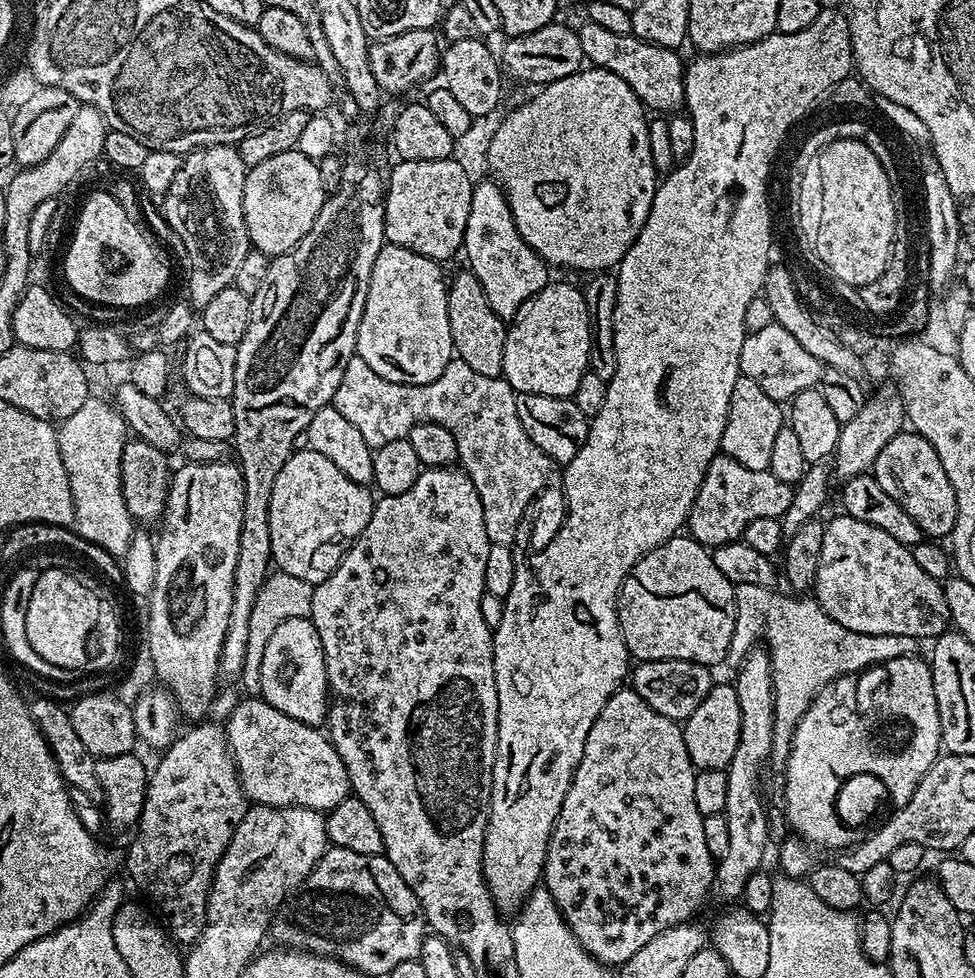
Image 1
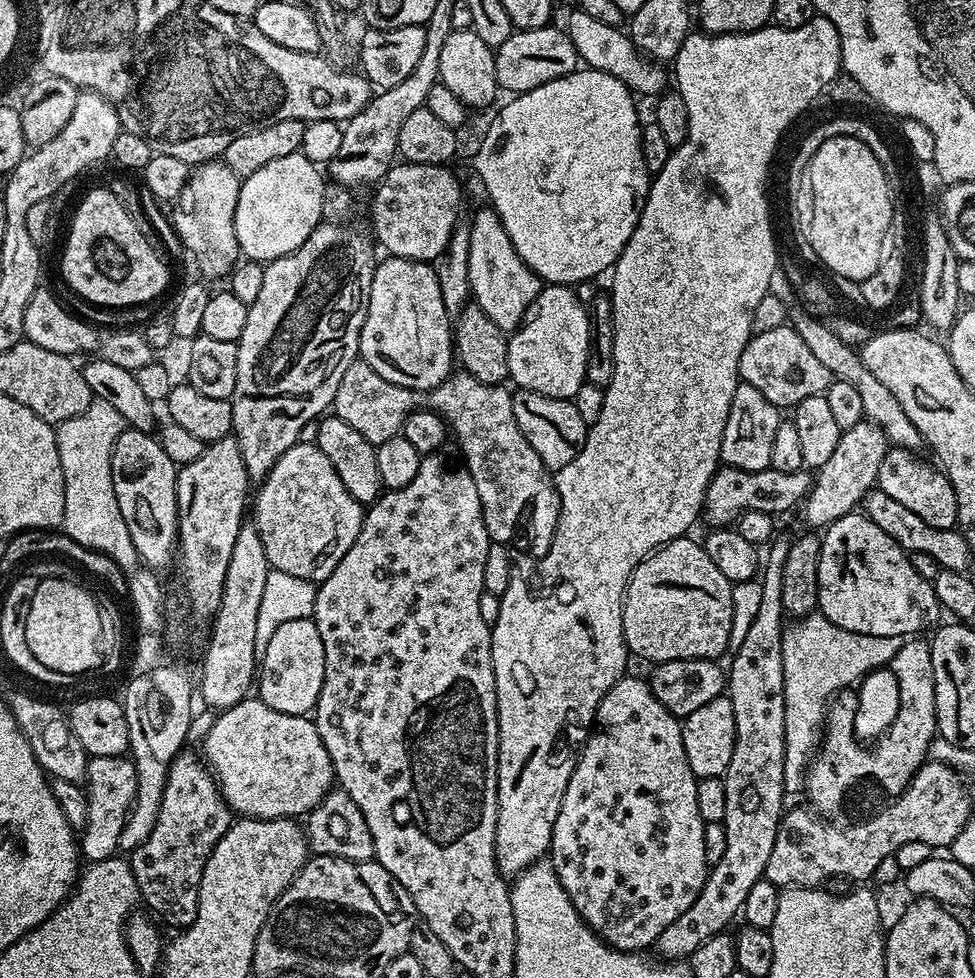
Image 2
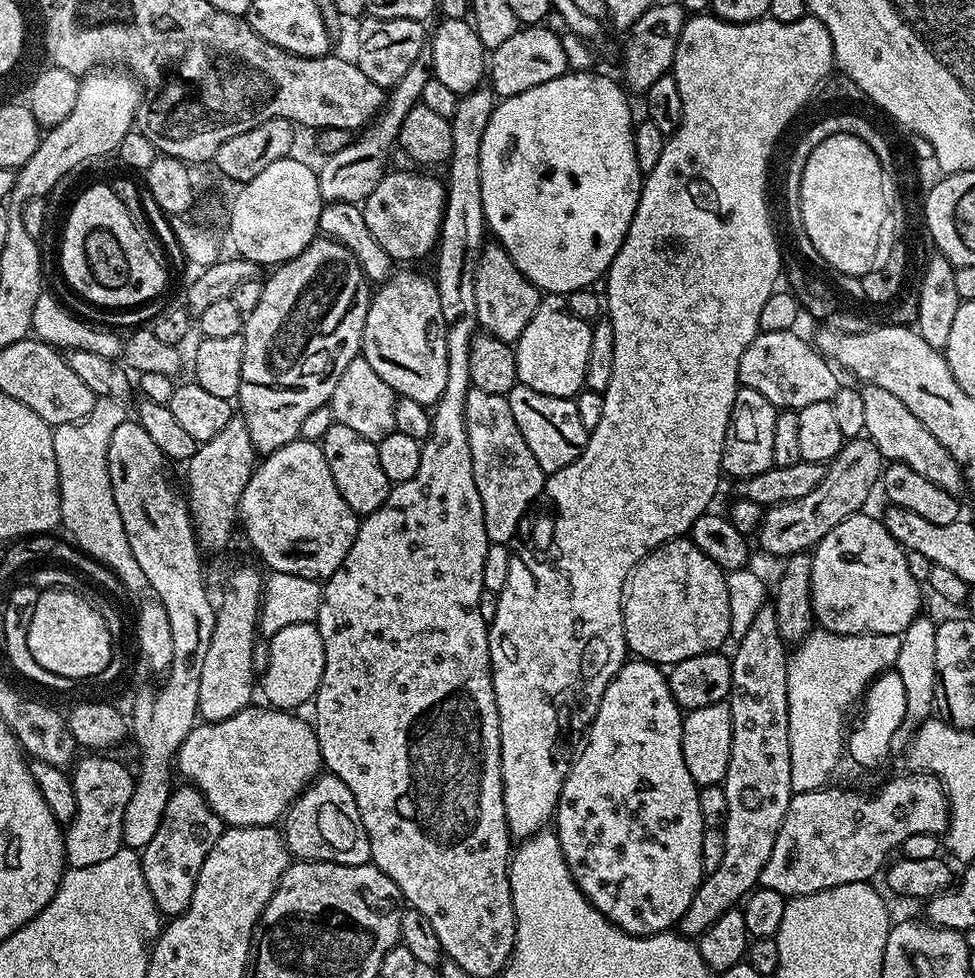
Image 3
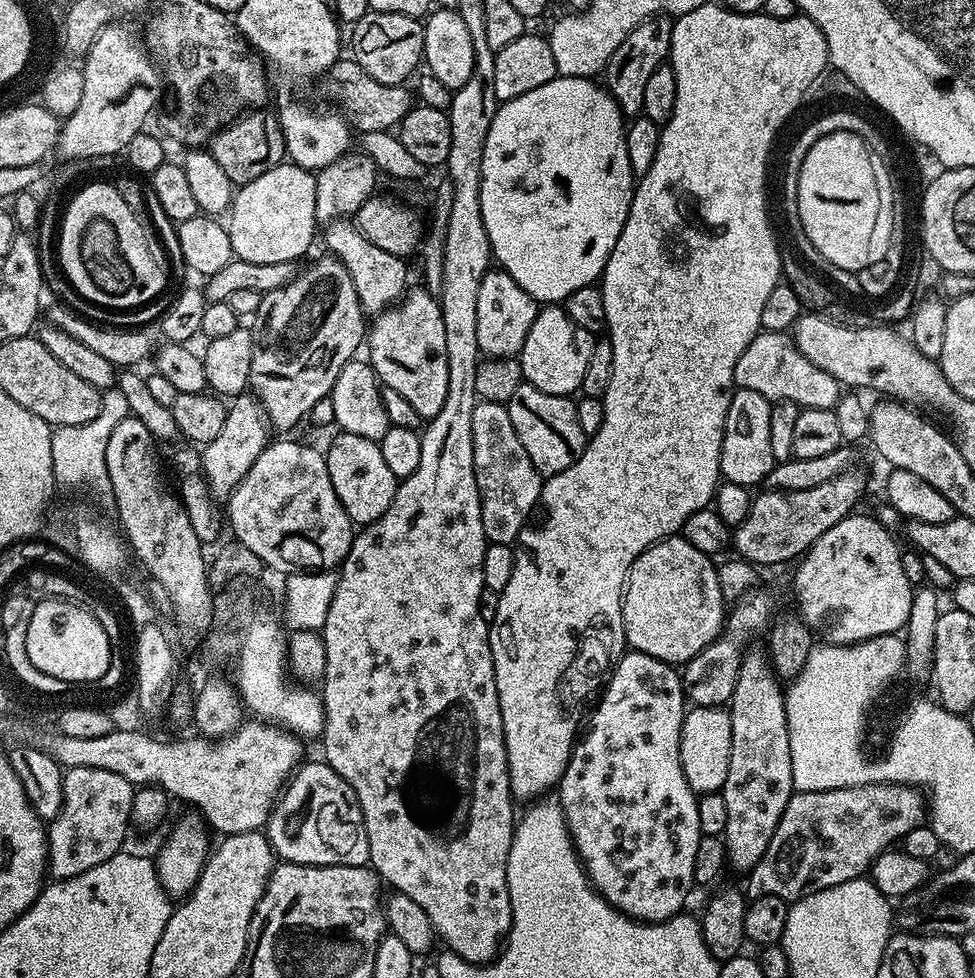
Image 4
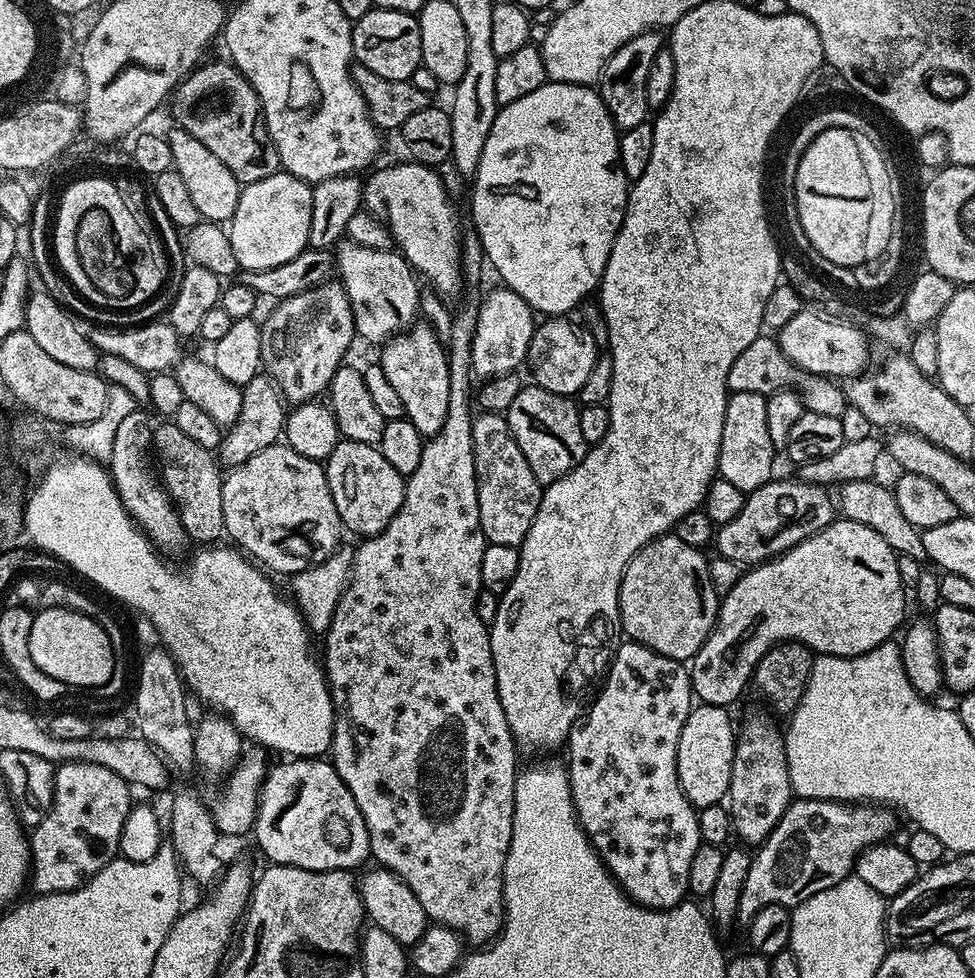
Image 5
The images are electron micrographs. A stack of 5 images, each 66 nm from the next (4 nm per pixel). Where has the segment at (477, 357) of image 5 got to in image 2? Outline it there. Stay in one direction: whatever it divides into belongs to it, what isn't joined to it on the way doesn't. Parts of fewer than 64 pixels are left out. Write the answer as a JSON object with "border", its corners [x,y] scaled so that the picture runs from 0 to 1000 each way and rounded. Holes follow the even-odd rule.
{"border":[[[504,212],[496,214],[479,230],[482,239],[482,297],[483,306],[519,342],[525,342],[537,329],[541,315],[552,305],[556,287],[551,278],[546,278],[539,268],[527,256],[519,231]]]}

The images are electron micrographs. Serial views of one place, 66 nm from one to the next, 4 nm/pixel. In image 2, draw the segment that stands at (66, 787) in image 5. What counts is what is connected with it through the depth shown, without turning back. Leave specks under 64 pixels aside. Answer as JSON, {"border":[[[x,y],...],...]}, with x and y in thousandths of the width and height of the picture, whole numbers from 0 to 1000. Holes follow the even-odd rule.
{"border":[[[130,772],[96,773],[91,776],[88,799],[90,835],[80,859],[87,880],[111,879],[120,874],[126,843],[138,819],[138,806],[138,779]]]}

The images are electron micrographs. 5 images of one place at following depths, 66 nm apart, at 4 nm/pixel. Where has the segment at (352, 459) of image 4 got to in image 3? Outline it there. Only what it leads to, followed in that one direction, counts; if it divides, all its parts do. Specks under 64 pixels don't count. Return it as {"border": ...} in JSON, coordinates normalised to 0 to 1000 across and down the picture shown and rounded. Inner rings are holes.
{"border":[[[342,431],[327,451],[327,456],[334,464],[338,485],[343,485],[343,497],[347,497],[347,505],[355,509],[361,524],[375,529],[396,513],[400,496],[388,472],[388,460],[383,451],[371,448],[371,444],[359,440],[359,436]]]}

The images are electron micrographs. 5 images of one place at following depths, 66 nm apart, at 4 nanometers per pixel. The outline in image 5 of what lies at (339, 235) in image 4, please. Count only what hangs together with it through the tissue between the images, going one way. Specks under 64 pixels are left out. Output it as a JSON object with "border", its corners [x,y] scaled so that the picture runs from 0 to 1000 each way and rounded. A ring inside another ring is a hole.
{"border":[[[354,244],[344,251],[343,274],[348,289],[352,290],[359,305],[365,343],[370,349],[378,348],[390,354],[423,334],[431,319],[433,294],[427,291],[428,279],[409,257],[367,252],[363,246]]]}

